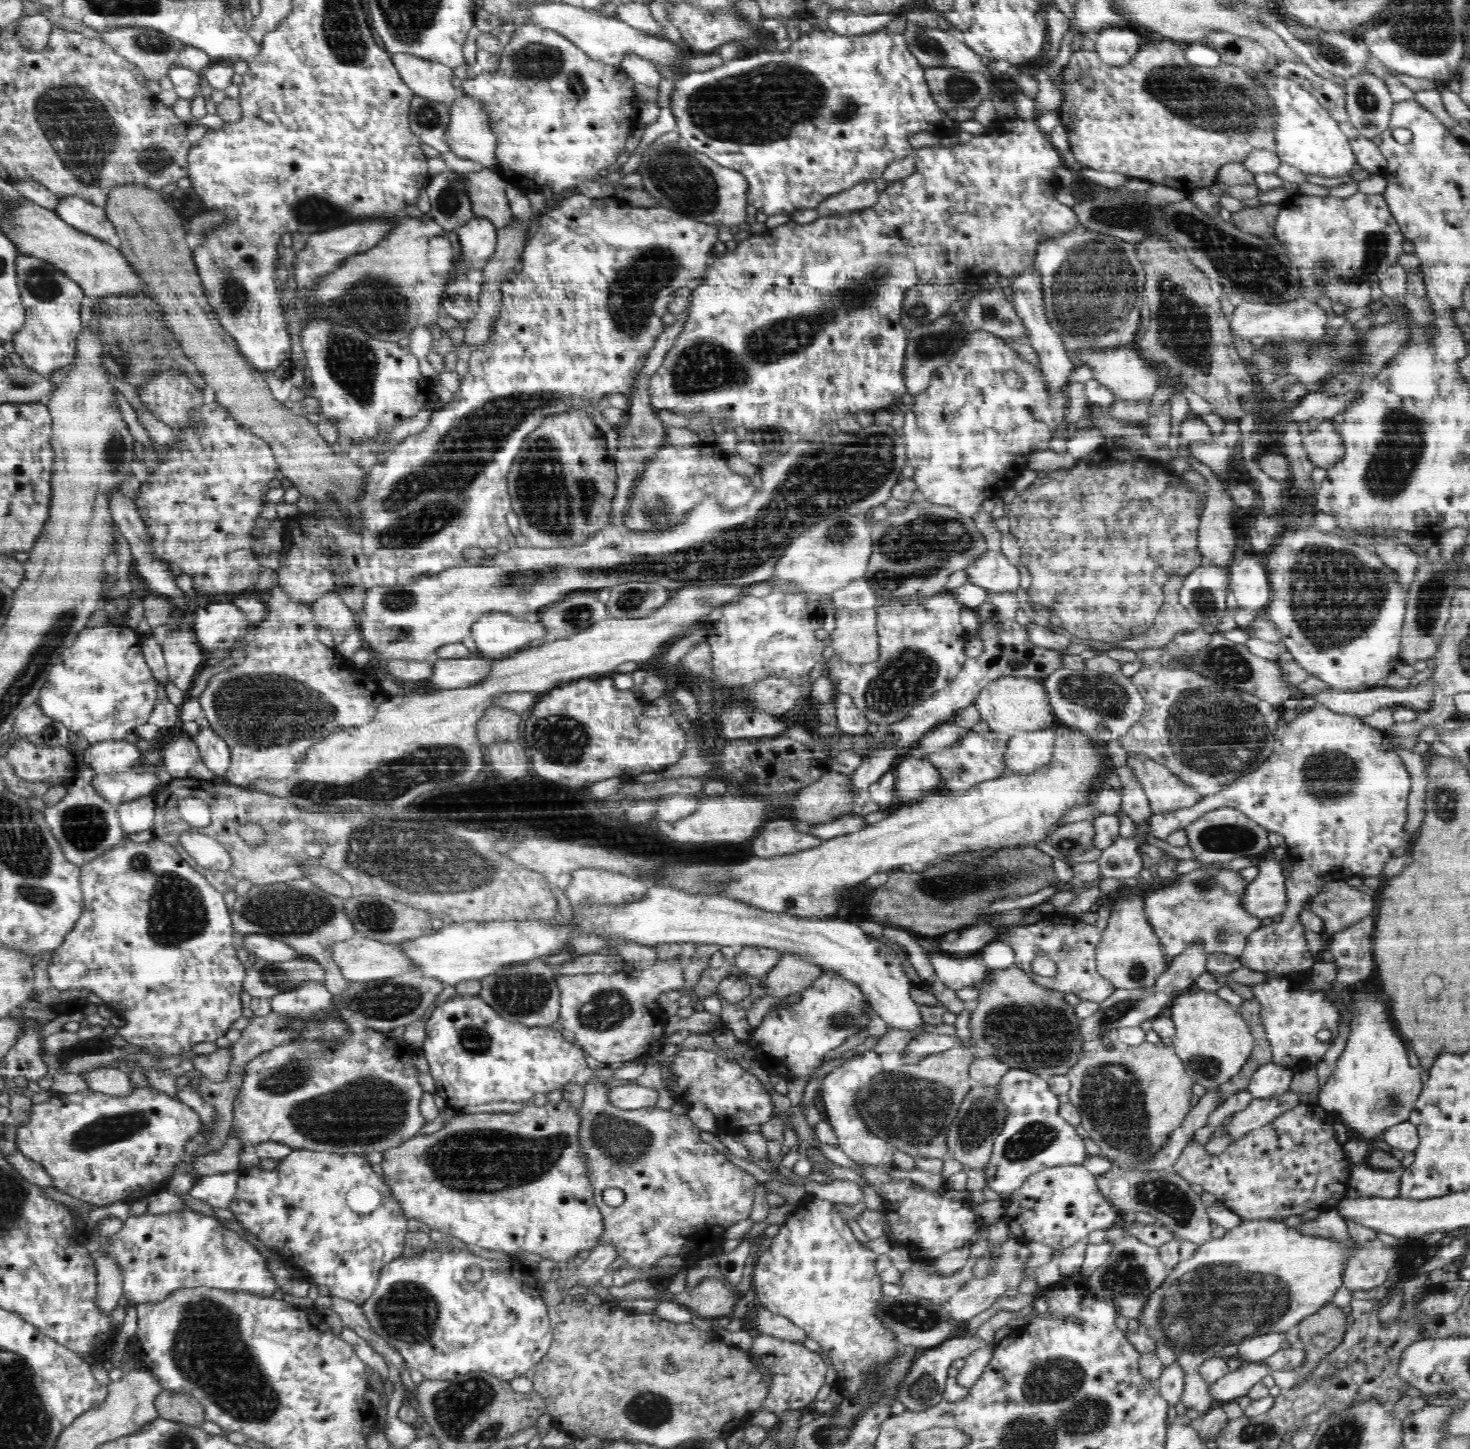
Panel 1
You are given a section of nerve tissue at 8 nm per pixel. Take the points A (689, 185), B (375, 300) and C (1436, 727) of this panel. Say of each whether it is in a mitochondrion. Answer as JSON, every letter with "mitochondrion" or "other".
{"A":"mitochondrion","B":"mitochondrion","C":"other"}

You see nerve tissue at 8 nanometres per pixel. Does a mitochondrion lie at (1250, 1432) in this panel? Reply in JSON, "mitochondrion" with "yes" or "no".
{"mitochondrion":"yes"}

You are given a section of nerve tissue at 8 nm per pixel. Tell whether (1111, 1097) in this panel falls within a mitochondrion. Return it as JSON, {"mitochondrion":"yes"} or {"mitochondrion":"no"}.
{"mitochondrion":"yes"}

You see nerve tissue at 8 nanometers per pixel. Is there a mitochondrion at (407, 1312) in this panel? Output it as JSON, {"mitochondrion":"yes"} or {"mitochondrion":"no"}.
{"mitochondrion":"yes"}

